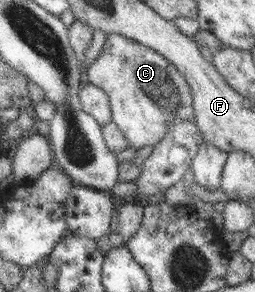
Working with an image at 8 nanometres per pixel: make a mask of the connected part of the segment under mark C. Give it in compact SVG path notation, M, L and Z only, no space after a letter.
M122 34L106 35L99 56L85 68L85 79L109 94L113 121L123 130L130 149L156 147L172 122L195 120L194 93L178 67L153 48Z

